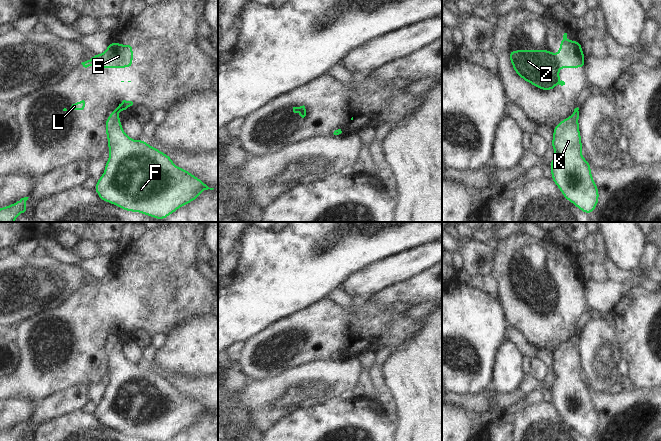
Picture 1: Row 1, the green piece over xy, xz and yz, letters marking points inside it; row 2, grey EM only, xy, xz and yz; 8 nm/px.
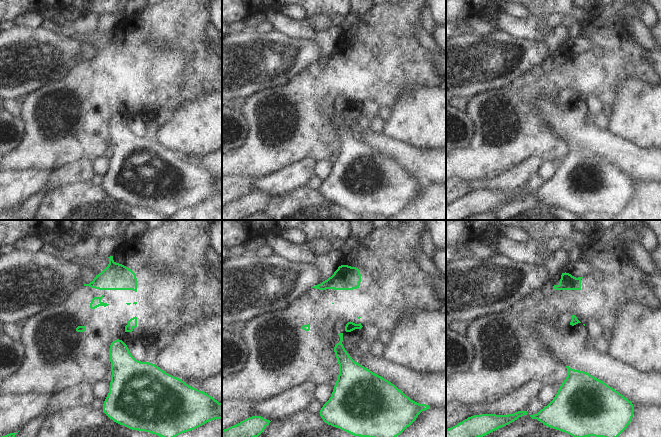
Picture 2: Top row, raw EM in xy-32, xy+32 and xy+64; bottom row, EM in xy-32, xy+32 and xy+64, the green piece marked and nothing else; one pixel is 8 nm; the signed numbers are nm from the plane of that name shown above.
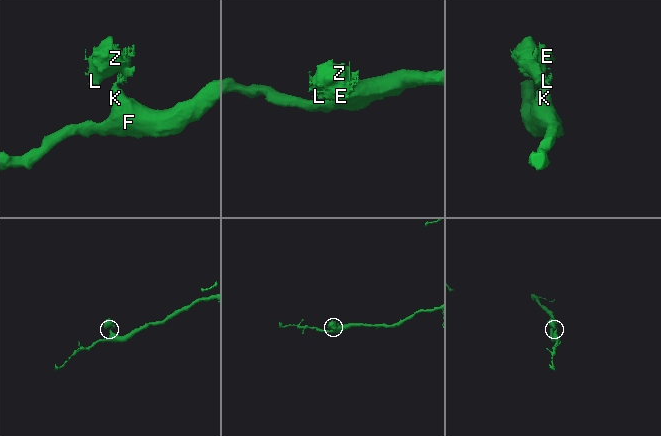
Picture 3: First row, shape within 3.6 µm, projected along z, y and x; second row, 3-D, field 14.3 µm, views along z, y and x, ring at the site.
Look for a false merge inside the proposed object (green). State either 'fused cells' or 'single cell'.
fused cells

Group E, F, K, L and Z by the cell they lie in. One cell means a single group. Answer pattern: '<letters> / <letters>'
E L Z / F K

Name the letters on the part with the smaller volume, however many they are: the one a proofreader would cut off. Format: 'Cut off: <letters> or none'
Cut off: E, L, Z

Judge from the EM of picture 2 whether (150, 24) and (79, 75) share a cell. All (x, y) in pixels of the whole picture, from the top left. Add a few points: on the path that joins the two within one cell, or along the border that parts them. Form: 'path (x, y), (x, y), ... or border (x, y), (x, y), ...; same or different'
path (132, 37), (97, 72); same

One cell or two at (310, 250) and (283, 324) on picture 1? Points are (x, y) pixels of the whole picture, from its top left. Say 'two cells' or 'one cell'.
two cells

